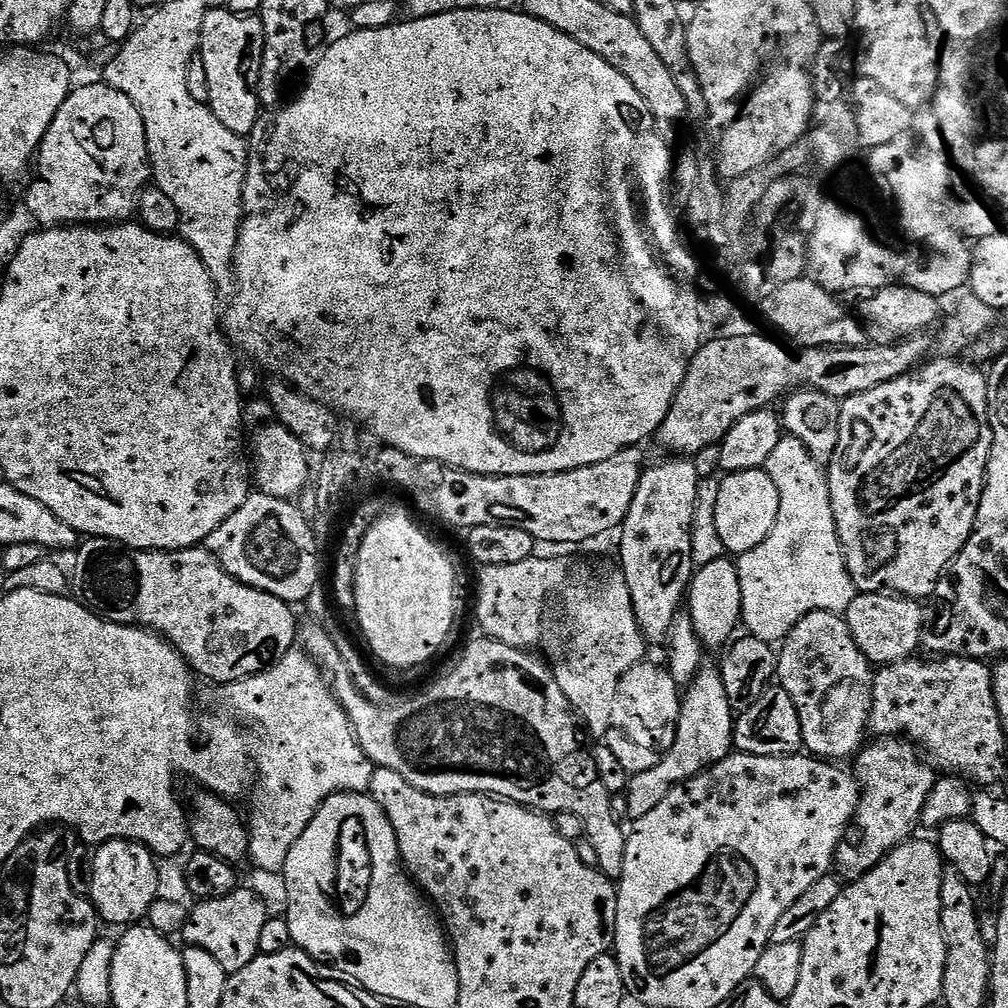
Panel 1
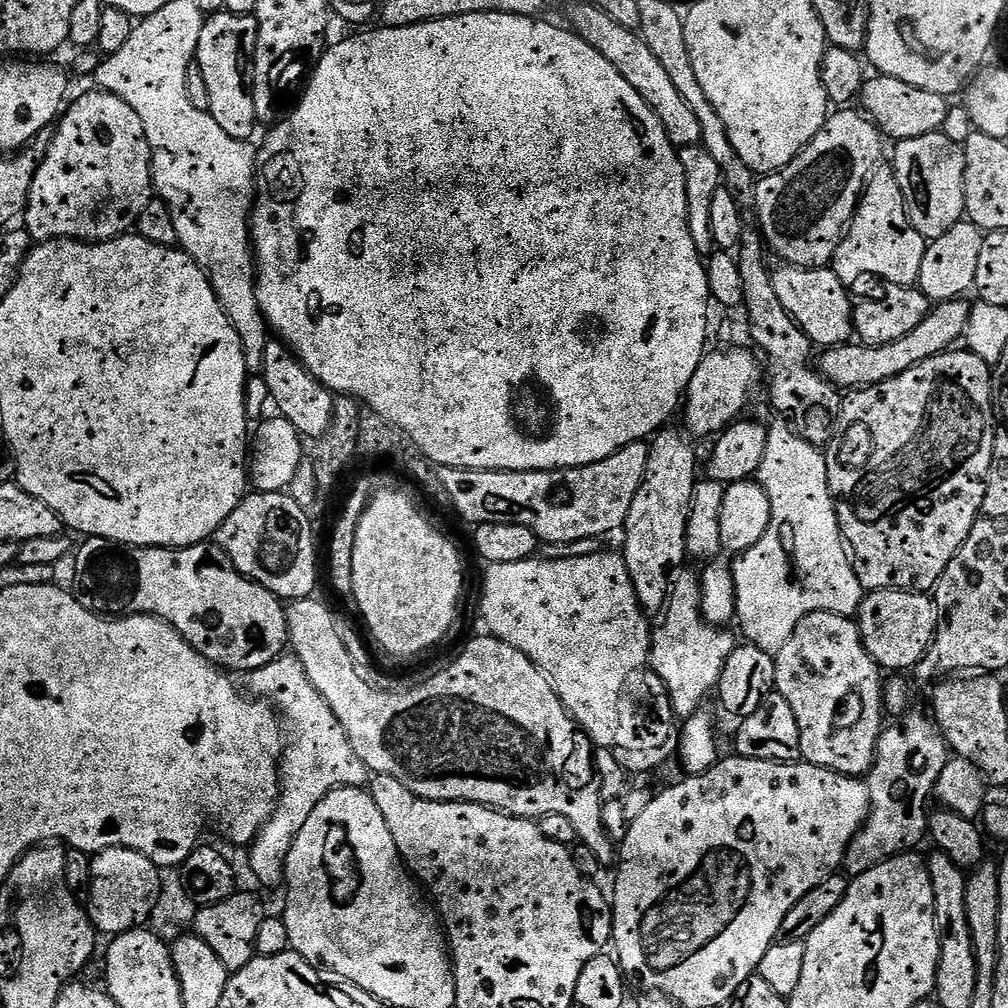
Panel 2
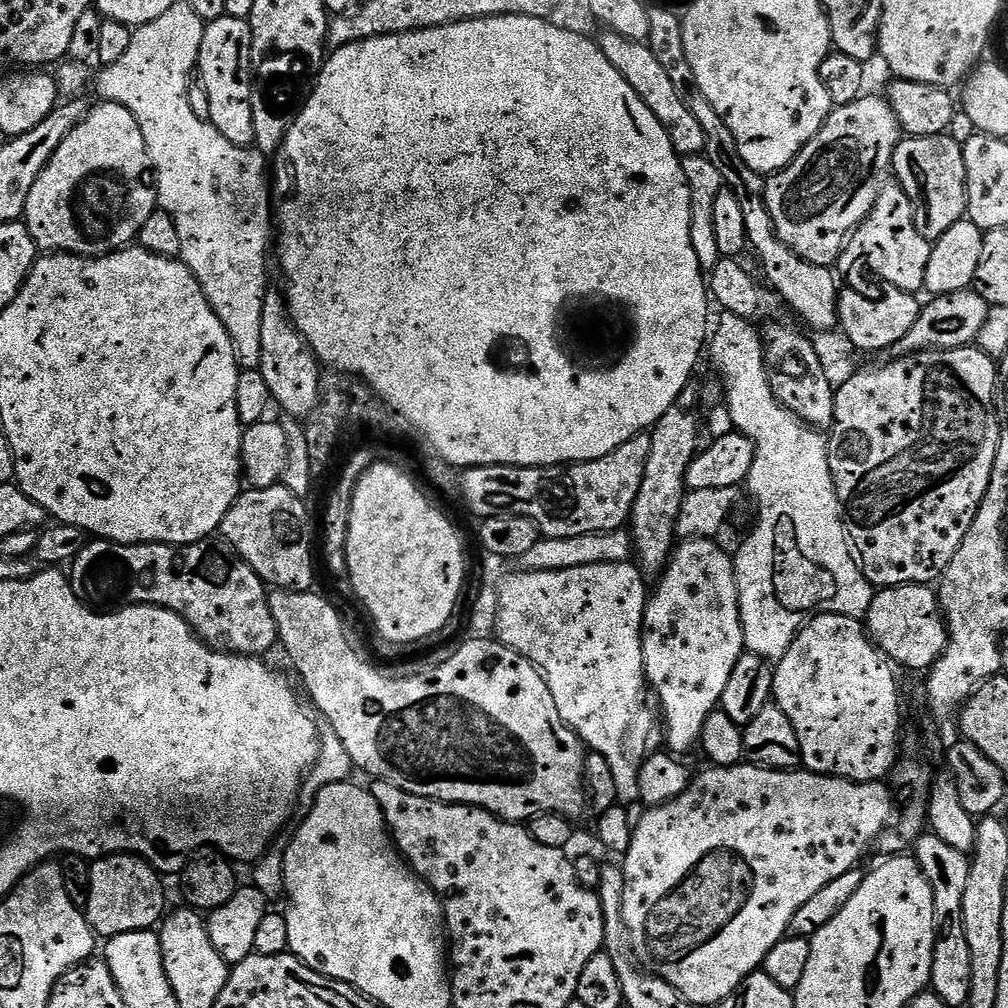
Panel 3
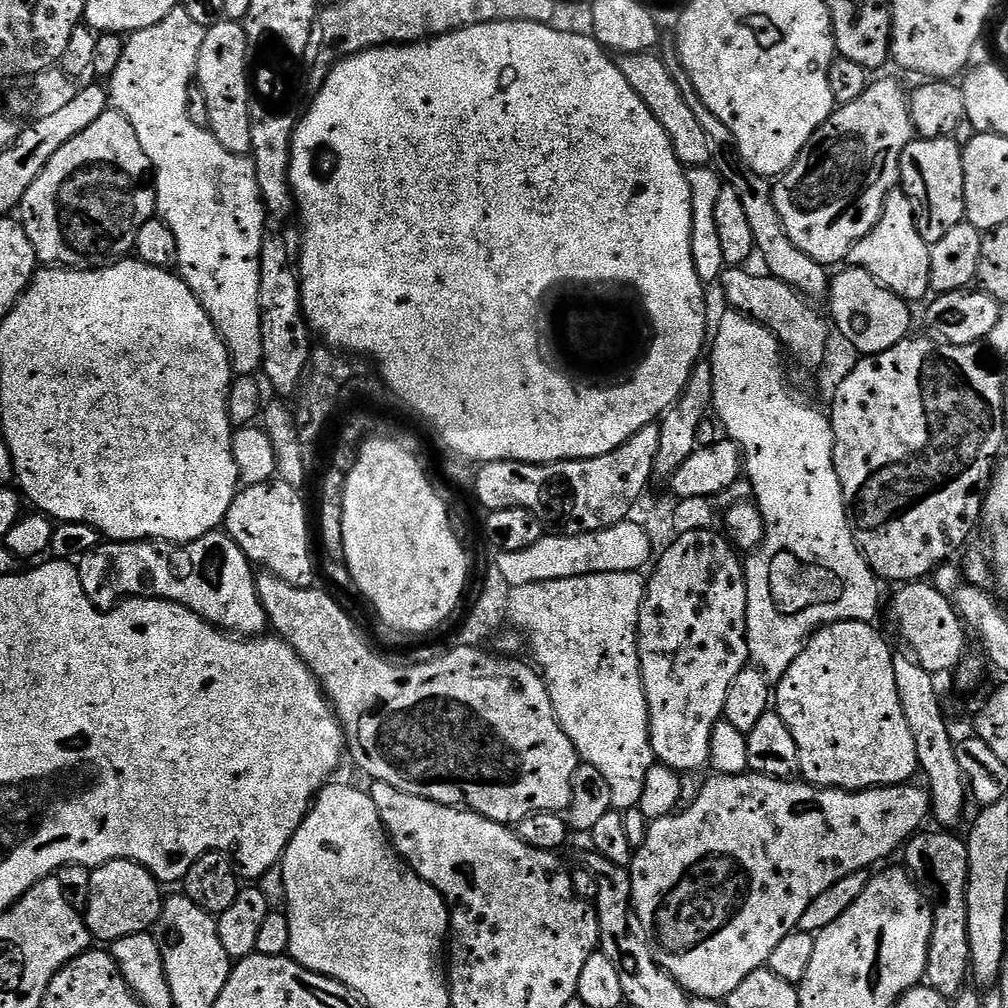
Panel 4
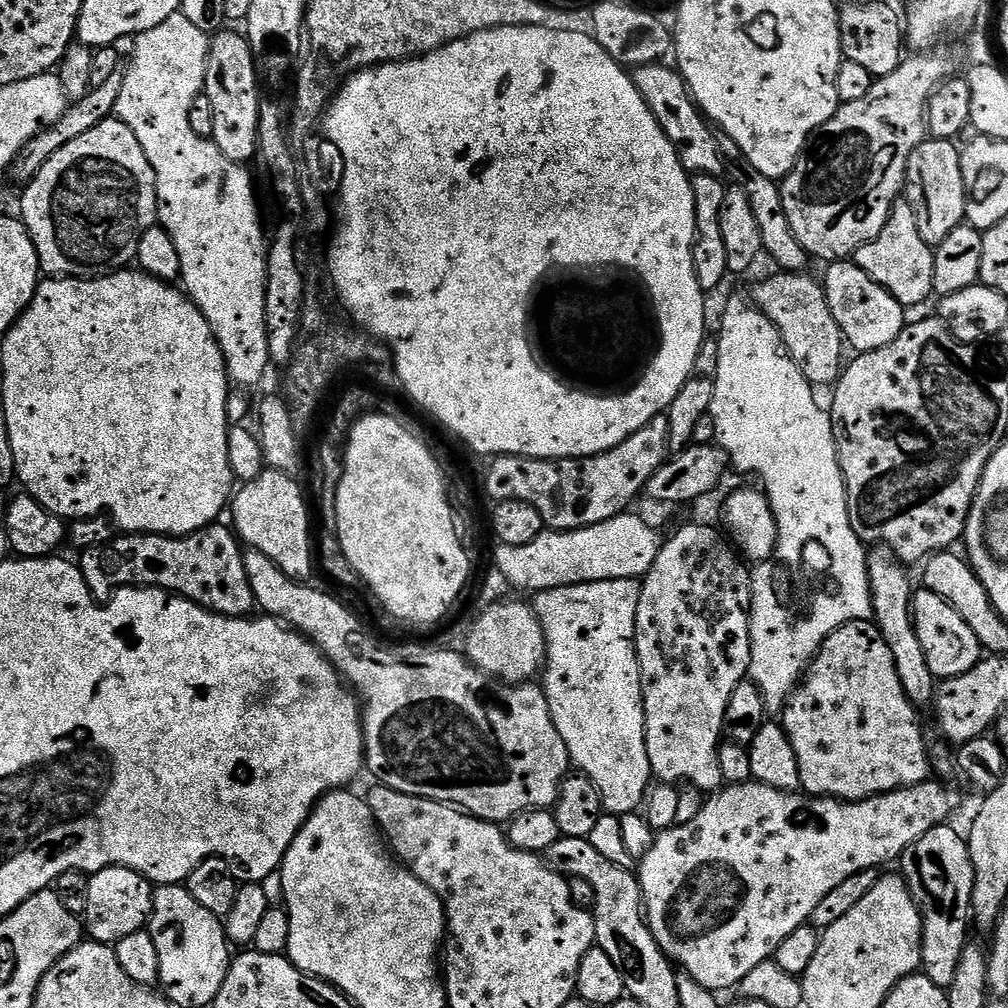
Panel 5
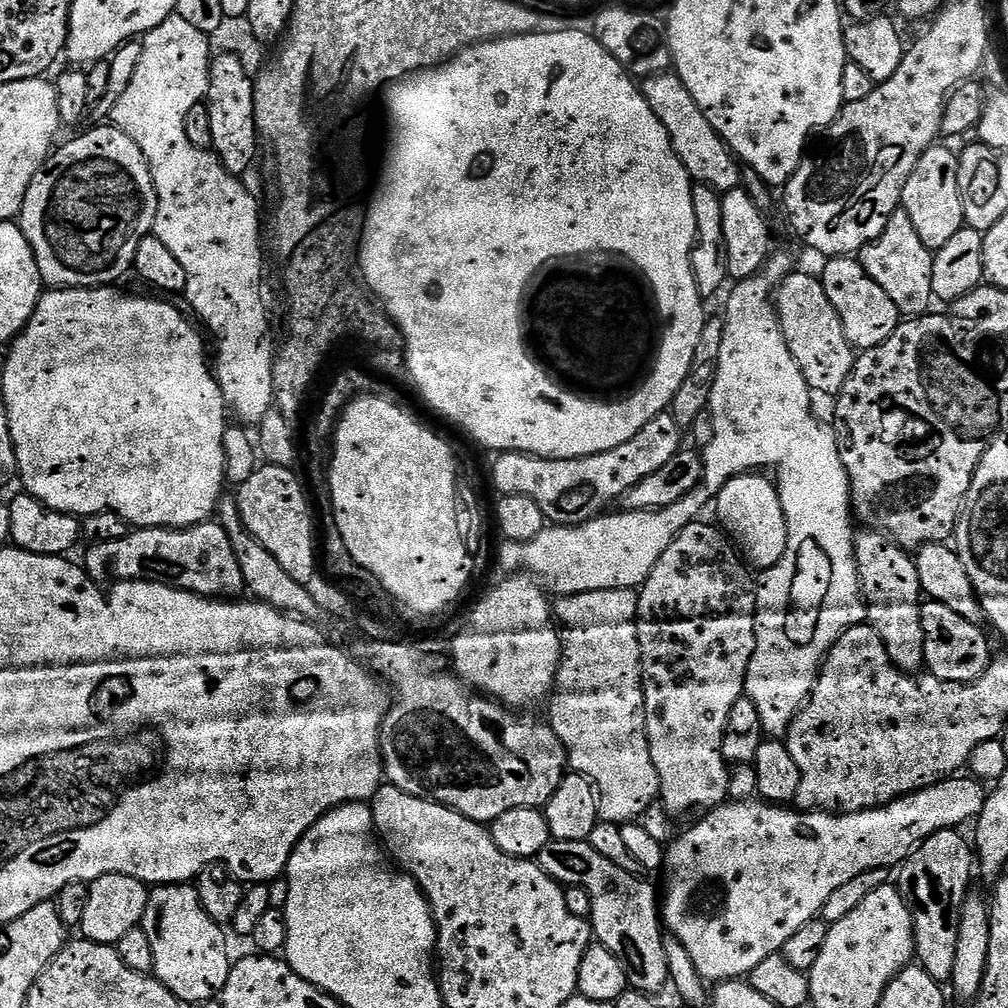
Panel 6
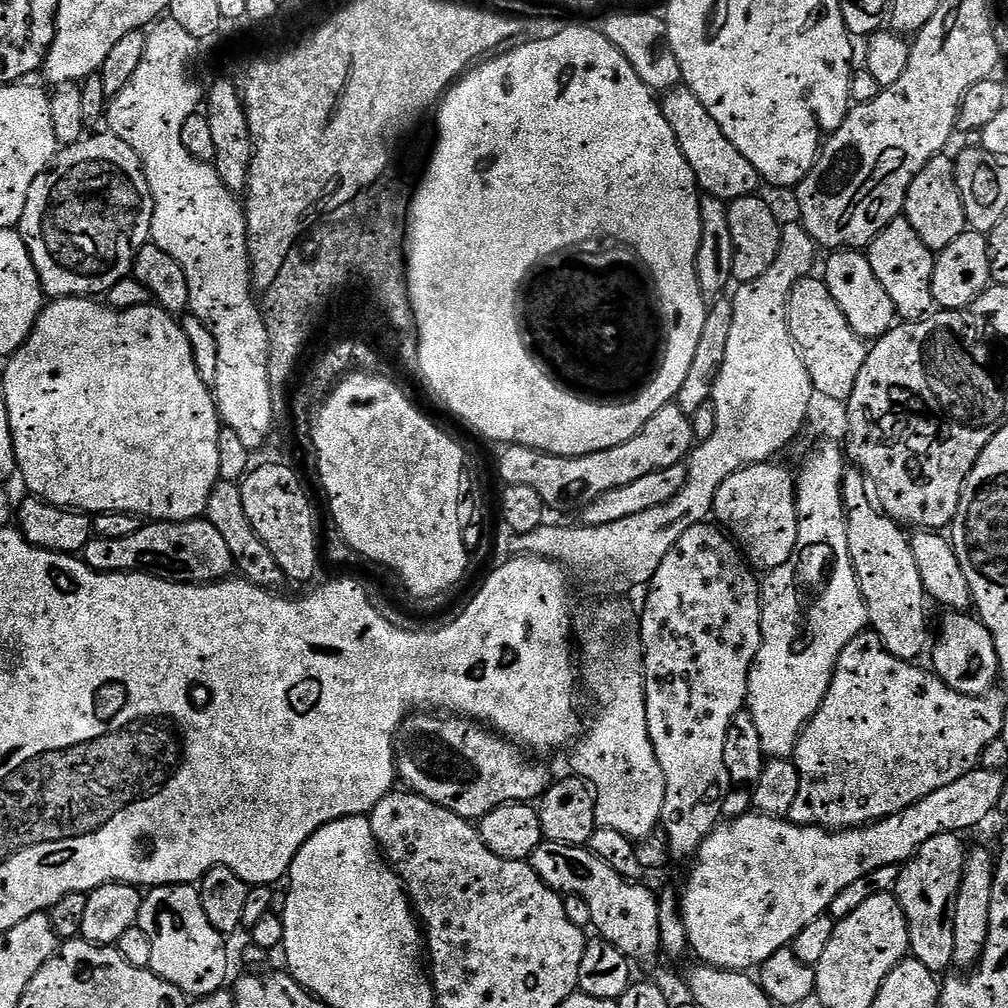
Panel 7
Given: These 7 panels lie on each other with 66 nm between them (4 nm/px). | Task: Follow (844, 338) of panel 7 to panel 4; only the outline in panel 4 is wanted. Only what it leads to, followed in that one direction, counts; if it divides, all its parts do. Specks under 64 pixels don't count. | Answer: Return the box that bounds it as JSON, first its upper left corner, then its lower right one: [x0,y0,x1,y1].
[719,267,830,367]

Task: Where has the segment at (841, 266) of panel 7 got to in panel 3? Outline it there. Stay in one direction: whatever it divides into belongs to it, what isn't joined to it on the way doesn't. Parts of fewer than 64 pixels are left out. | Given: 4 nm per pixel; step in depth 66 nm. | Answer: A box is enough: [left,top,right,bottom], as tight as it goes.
[836,288,922,353]

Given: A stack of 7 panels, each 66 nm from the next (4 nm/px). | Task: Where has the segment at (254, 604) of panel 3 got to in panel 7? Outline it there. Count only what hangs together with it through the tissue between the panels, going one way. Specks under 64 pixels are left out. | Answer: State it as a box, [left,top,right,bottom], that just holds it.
[82,518,234,584]

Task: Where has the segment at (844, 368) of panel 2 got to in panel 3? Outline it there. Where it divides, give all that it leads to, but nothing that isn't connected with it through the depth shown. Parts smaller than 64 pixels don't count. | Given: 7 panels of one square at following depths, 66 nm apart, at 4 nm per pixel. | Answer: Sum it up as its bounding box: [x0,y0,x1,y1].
[890,288,990,357]

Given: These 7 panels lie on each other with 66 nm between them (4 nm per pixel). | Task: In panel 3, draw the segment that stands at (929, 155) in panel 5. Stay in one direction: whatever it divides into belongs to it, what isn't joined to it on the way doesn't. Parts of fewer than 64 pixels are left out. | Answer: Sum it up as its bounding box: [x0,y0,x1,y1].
[892,135,968,242]

